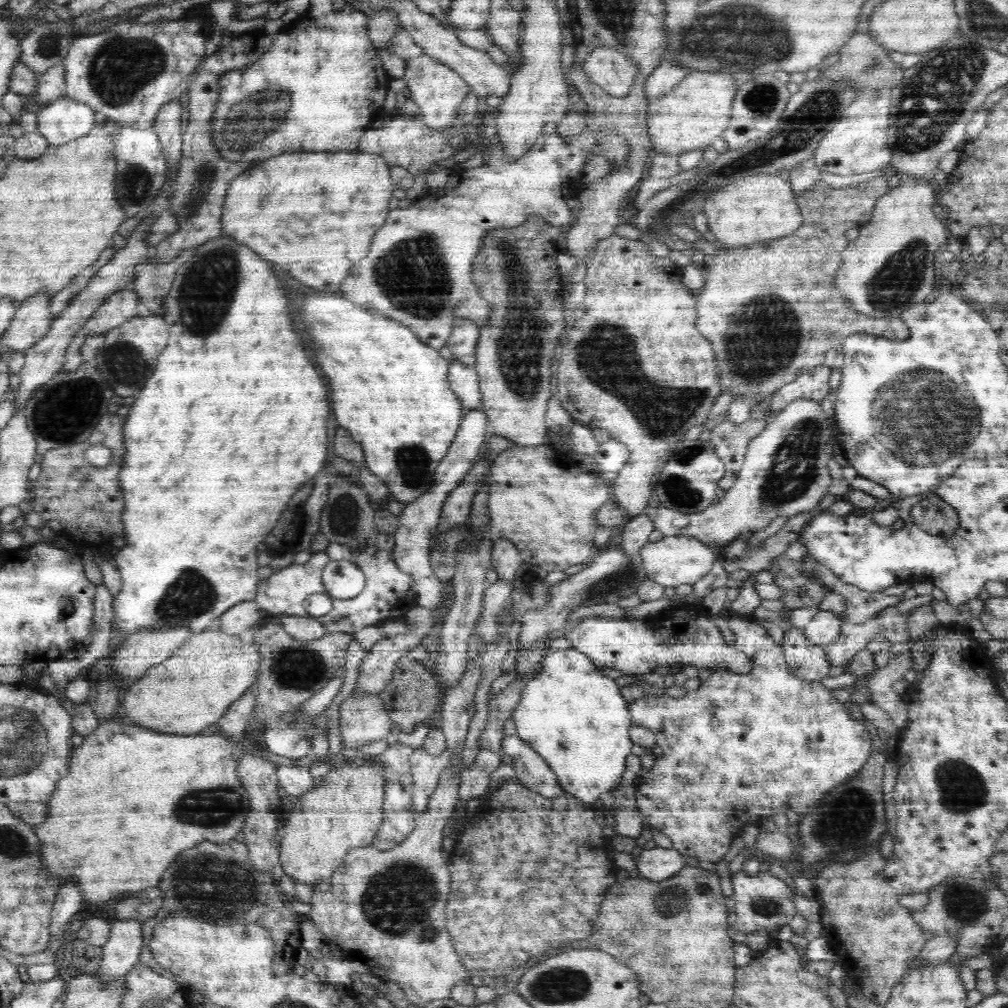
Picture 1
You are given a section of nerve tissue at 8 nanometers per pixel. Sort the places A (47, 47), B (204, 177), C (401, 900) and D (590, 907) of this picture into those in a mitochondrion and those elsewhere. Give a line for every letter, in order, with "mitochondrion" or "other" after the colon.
A: mitochondrion
B: mitochondrion
C: mitochondrion
D: other

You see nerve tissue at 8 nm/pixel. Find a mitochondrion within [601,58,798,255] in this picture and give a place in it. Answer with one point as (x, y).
(759, 101)

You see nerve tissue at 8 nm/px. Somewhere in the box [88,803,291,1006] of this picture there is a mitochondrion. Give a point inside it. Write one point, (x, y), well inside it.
(214, 884)

